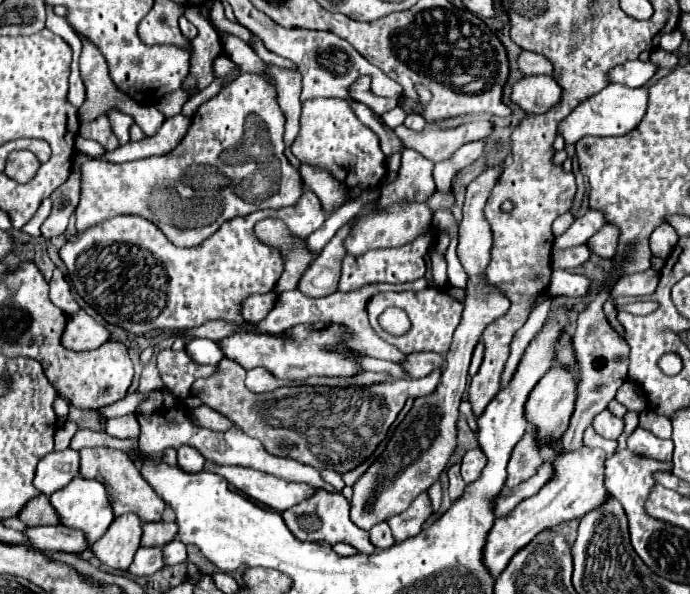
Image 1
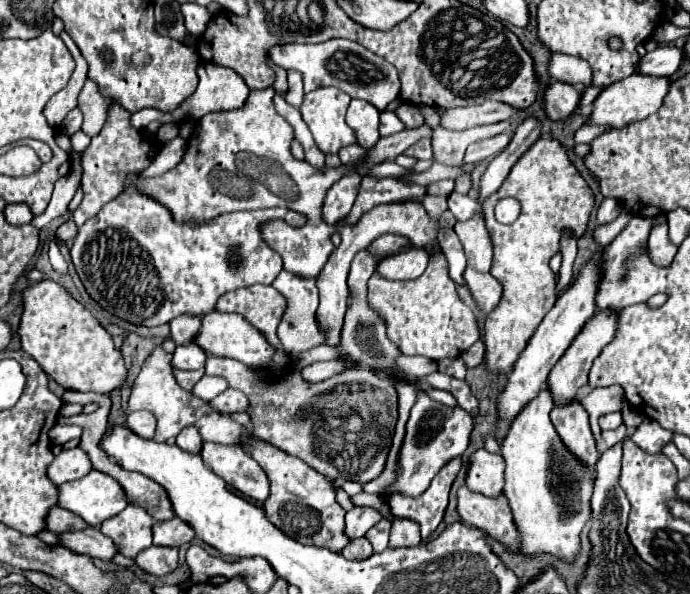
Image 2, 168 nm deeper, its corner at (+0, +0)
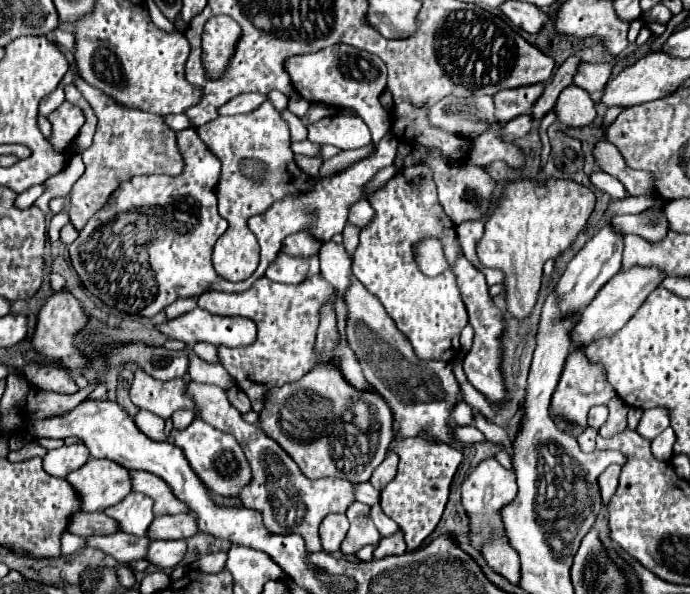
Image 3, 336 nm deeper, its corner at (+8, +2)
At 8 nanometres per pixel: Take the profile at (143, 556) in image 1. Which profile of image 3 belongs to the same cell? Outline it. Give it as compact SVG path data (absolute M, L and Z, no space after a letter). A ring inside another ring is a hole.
M152 541L148 549L148 561L158 567L176 567L186 553L186 541Z

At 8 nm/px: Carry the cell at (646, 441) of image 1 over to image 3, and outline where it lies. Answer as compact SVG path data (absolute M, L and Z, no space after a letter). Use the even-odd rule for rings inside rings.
M654 407L654 409L646 409L640 425L638 425L638 433L642 433L642 437L650 437L650 441L654 437L658 437L666 427L670 425L670 411L666 407Z

